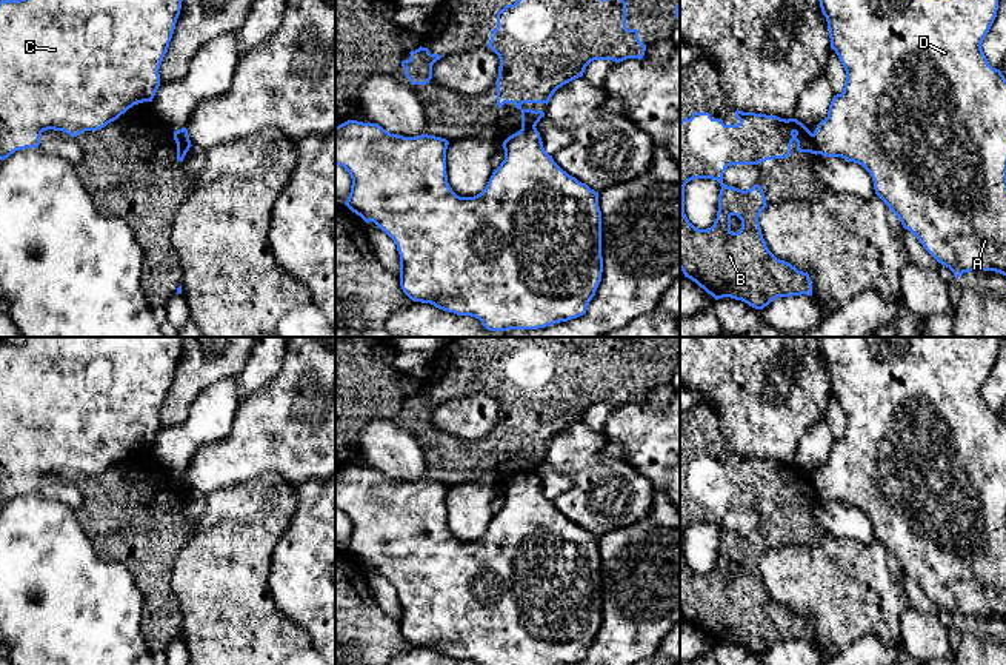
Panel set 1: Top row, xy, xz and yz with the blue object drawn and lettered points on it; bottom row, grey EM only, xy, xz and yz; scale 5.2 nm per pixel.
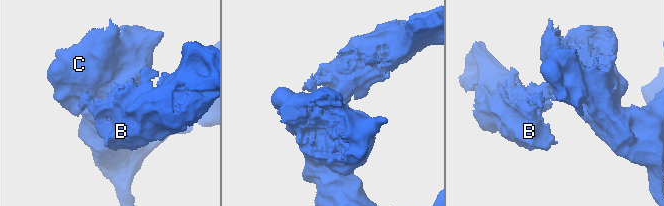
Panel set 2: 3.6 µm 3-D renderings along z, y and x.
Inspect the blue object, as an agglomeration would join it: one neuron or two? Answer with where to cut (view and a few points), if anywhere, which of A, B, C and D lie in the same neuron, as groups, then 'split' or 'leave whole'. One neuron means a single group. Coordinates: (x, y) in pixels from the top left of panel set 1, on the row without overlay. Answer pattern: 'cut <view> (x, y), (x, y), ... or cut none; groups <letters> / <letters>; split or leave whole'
cut yz (812, 479), (819, 497); groups A C D / B; split

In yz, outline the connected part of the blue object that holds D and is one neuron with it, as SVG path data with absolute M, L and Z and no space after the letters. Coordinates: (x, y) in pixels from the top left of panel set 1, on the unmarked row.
M820 337L818 346L823 360L828 366L831 394L838 400L844 416L846 426L841 439L834 440L828 462L821 465L814 476L814 486L818 499L824 502L841 502L848 506L861 510L872 522L875 539L889 551L889 554L900 563L904 574L911 576L924 594L941 610L949 613L955 623L969 616L995 616L1006 620L1006 423L1000 414L989 409L981 388L989 377L998 356L1000 337L938 337L937 340L926 340L924 337Z

